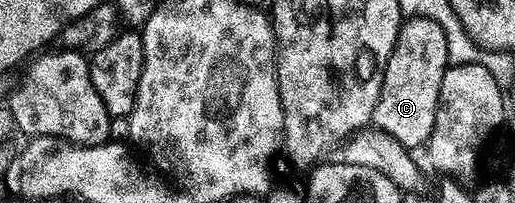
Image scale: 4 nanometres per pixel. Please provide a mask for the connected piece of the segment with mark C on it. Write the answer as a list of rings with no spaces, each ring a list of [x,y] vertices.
[[[429,16],[405,19],[384,68],[380,100],[374,106],[371,123],[398,138],[409,150],[416,150],[419,144],[421,147],[434,130],[442,78],[449,66],[448,43],[442,26]]]

